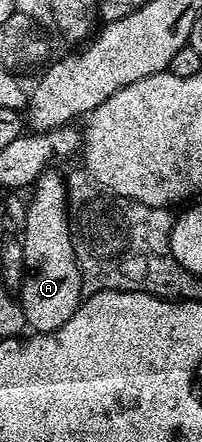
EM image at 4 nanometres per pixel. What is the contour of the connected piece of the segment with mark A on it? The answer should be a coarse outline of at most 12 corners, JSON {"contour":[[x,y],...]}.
{"contour":[[43,171],[27,200],[20,307],[36,333],[74,317],[84,283],[68,184]]}

